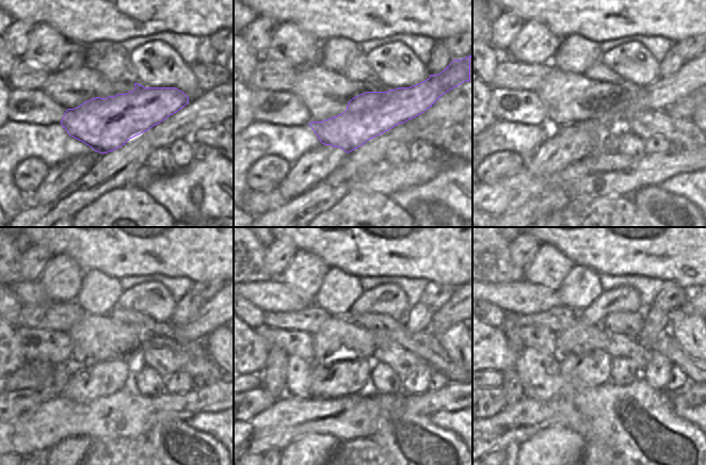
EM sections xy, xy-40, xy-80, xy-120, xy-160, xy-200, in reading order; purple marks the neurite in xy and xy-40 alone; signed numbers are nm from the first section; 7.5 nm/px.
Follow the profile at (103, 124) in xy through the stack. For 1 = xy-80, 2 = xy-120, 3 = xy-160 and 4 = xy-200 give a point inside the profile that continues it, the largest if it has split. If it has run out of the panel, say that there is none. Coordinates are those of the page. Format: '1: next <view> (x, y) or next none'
1: next xy-80 (663, 93)
2: next xy-120 (211, 315)
3: next xy-160 (450, 314)
4: next xy-200 (689, 307)

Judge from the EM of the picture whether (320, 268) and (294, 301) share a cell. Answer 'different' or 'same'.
different

